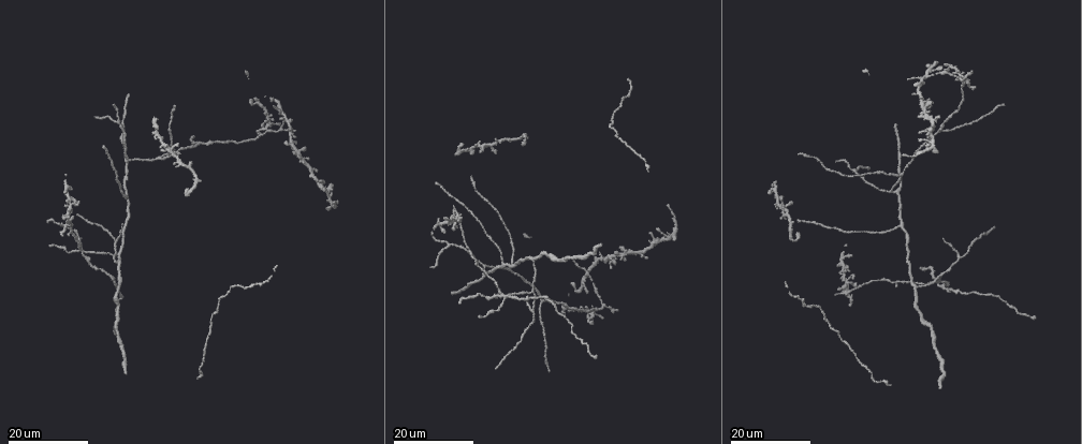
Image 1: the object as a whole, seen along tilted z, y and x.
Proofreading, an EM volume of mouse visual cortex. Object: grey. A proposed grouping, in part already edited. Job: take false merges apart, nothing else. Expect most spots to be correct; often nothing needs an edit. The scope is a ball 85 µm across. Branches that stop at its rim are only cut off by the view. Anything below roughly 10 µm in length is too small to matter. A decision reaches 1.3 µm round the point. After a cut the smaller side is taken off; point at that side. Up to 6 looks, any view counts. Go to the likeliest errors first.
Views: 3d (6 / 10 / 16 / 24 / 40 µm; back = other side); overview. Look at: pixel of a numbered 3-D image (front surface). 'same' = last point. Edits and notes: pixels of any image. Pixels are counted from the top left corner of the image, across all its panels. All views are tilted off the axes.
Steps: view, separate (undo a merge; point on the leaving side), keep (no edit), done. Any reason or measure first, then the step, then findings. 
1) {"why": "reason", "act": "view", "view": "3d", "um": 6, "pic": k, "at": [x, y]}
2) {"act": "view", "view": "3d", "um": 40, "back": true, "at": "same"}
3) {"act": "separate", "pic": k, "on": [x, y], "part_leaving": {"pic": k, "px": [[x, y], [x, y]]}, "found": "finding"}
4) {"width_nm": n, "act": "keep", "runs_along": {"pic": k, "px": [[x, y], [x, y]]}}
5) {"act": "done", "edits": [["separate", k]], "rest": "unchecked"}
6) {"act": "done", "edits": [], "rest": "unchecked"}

{"why": "four or more arms meet", "act": "view", "view": "3d", "um": 24, "pic": 1, "at": [82, 254]}

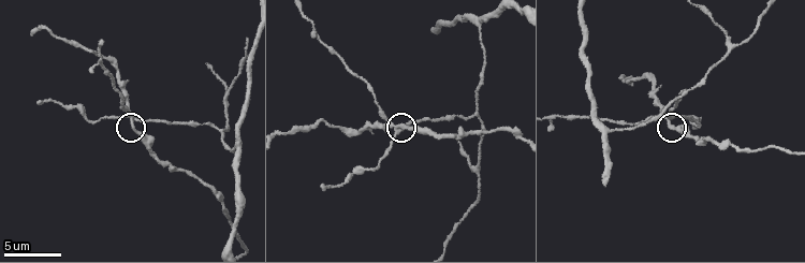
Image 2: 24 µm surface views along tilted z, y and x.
{"act": "view", "view": "3d", "um": 10, "pic": 2, "at": [397, 127]}

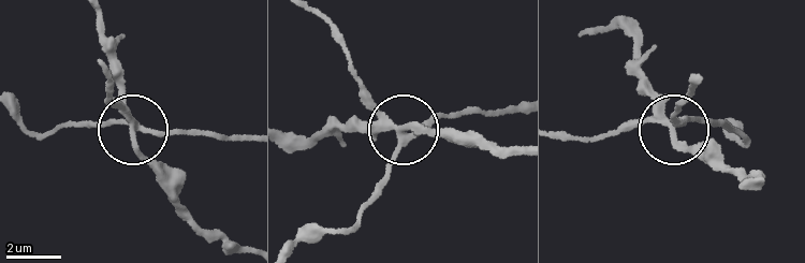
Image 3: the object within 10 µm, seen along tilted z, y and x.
{"width_nm": 230, "act": "separate", "pic": 3, "on": [144, 157], "part_leaving": {"pic": 3, "px": [[131, 121], [142, 151], [166, 170], [187, 209], [244, 247]]}, "found": "a second cell is stuck on"}

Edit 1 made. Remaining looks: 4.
{"why": "a fork", "act": "view", "view": "3d", "um": 24, "pic": 1, "at": [893, 192]}

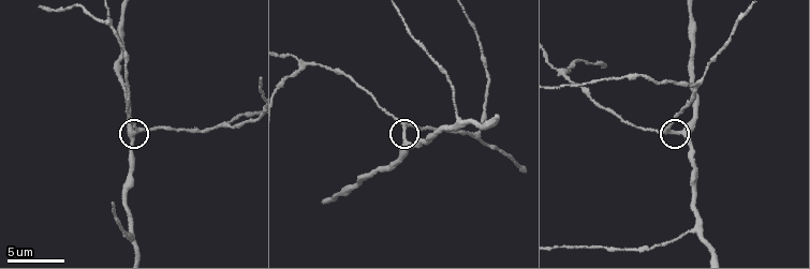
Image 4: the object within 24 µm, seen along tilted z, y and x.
{"why": "zoom in", "act": "view", "view": "3d", "um": 10, "pic": 4, "at": [678, 130]}

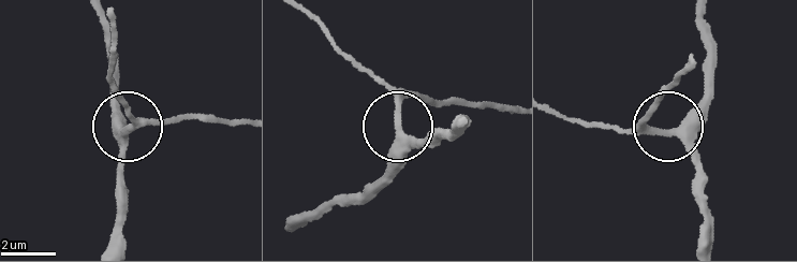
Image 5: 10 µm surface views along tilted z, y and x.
{"arms": 3, "act": "keep", "found": "all the same cell"}

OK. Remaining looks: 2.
{"why": "three-way junction", "act": "view", "view": "3d", "um": 6, "pic": 2, "at": [685, 90]}

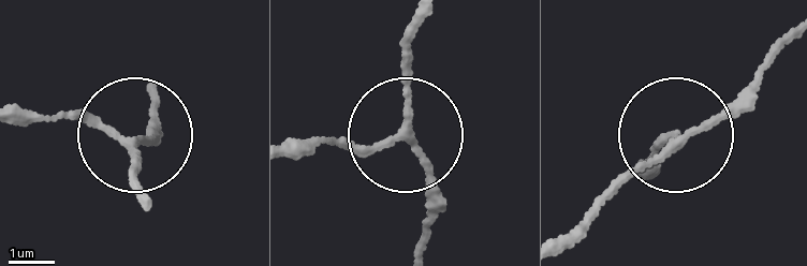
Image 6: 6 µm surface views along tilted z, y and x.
{"arms": 3, "act": "keep", "runs_along": {"pic": 6, "px": [[412, 23], [404, 114], [431, 223]]}, "found": "continuous, no second cell"}

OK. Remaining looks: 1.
{"act": "done", "edits": [["separate", 3]], "rest": "unchecked"}

